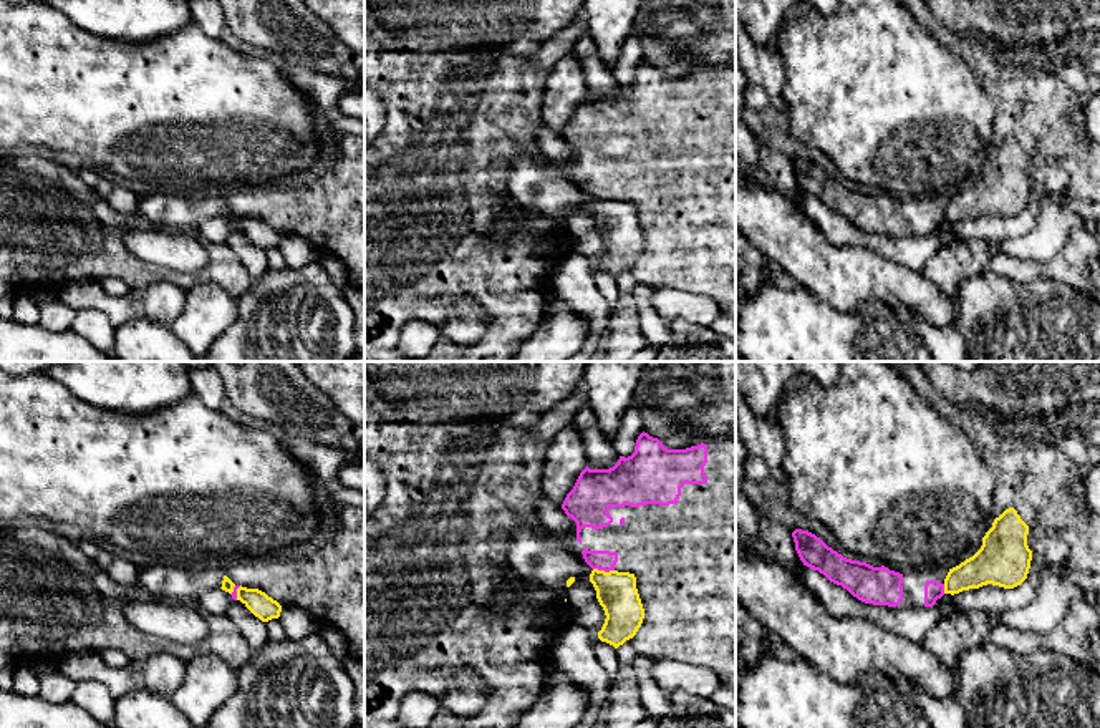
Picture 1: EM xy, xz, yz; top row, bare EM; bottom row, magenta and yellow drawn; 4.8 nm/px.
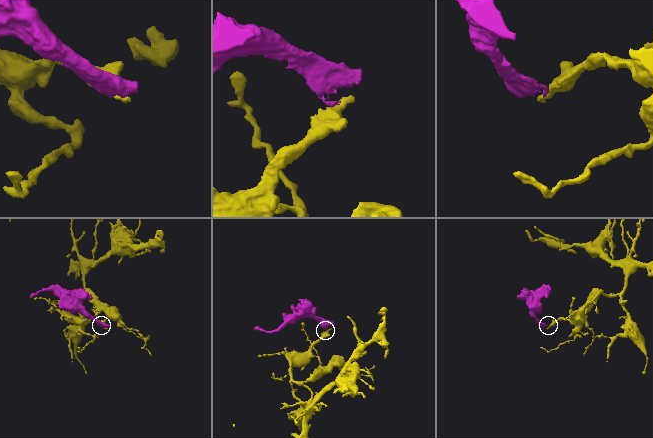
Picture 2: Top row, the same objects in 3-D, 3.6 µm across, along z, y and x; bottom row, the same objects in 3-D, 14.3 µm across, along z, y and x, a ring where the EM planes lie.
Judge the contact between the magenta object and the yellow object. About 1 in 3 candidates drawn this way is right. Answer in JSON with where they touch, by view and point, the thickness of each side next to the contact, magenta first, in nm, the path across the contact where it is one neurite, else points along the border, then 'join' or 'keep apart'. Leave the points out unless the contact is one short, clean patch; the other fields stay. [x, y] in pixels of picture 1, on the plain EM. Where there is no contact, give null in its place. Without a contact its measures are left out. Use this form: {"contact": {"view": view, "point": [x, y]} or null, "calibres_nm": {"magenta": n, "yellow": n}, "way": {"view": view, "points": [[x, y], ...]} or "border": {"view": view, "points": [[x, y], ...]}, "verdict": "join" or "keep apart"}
{"contact": {"view": "xz", "point": [603, 198]}, "calibres_nm": {"magenta": 100, "yellow": 200}, "border": {"view": "xz", "points": [[593, 196], [613, 199]]}, "verdict": "keep apart"}

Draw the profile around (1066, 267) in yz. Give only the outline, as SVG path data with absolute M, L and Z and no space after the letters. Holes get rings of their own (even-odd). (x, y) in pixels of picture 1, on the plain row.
M1093 219L1090 234L1077 232L1064 252L1050 260L1025 260L1006 252L1004 244L992 242L994 254L987 272L1016 284L1050 279L1075 287L1100 303L1100 219Z

